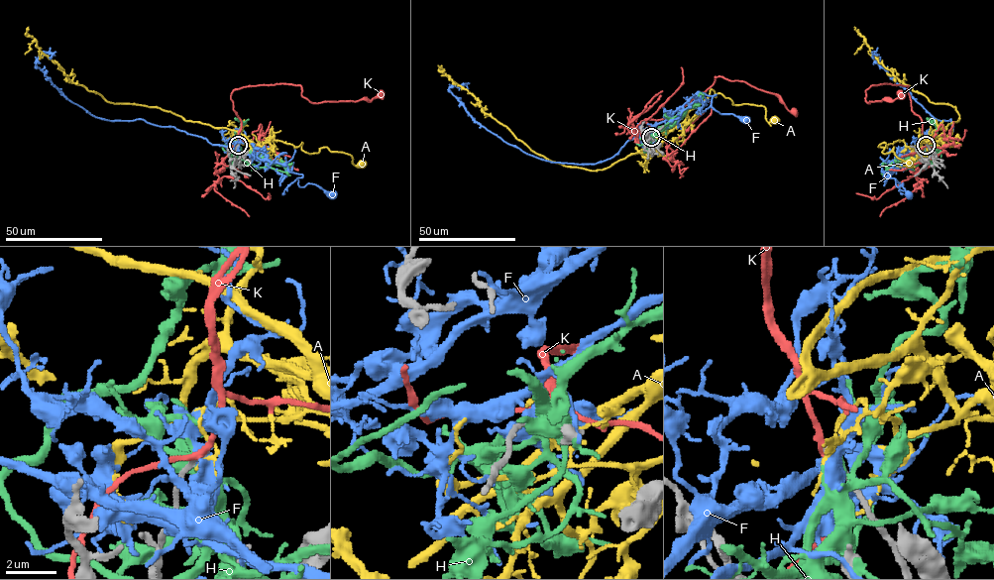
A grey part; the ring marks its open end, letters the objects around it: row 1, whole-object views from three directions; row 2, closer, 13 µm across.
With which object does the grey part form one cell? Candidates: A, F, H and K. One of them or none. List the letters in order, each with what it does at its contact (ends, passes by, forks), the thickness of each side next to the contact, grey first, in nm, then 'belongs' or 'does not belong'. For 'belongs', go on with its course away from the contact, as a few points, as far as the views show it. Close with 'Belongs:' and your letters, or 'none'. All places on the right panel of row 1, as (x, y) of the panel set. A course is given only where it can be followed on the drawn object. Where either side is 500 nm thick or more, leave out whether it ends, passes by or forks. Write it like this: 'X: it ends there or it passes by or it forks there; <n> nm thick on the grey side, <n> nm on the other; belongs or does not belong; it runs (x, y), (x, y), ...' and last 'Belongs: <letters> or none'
A: it passes by; 280 nm thick on the grey side, 110 nm on the other; does not belong
F: 280 nm thick on the grey side, 500 nm on the other; does not belong
H: it passes by; 300 nm thick on the grey side, 150 nm on the other; does not belong
K: it passes by; 260 nm thick on the grey side, 240 nm on the other; belongs; it runs (927, 145), (922, 121), (911, 109), (908, 86), (872, 85), (865, 90), (865, 101), (893, 101), (904, 93)
Belongs: K

